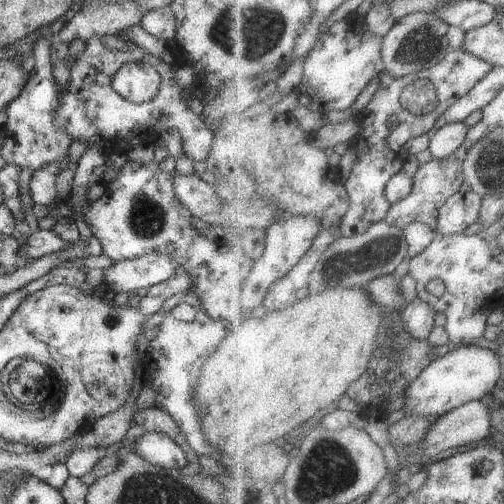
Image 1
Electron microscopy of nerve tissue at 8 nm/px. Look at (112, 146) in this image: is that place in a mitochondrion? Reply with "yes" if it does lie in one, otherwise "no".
no

